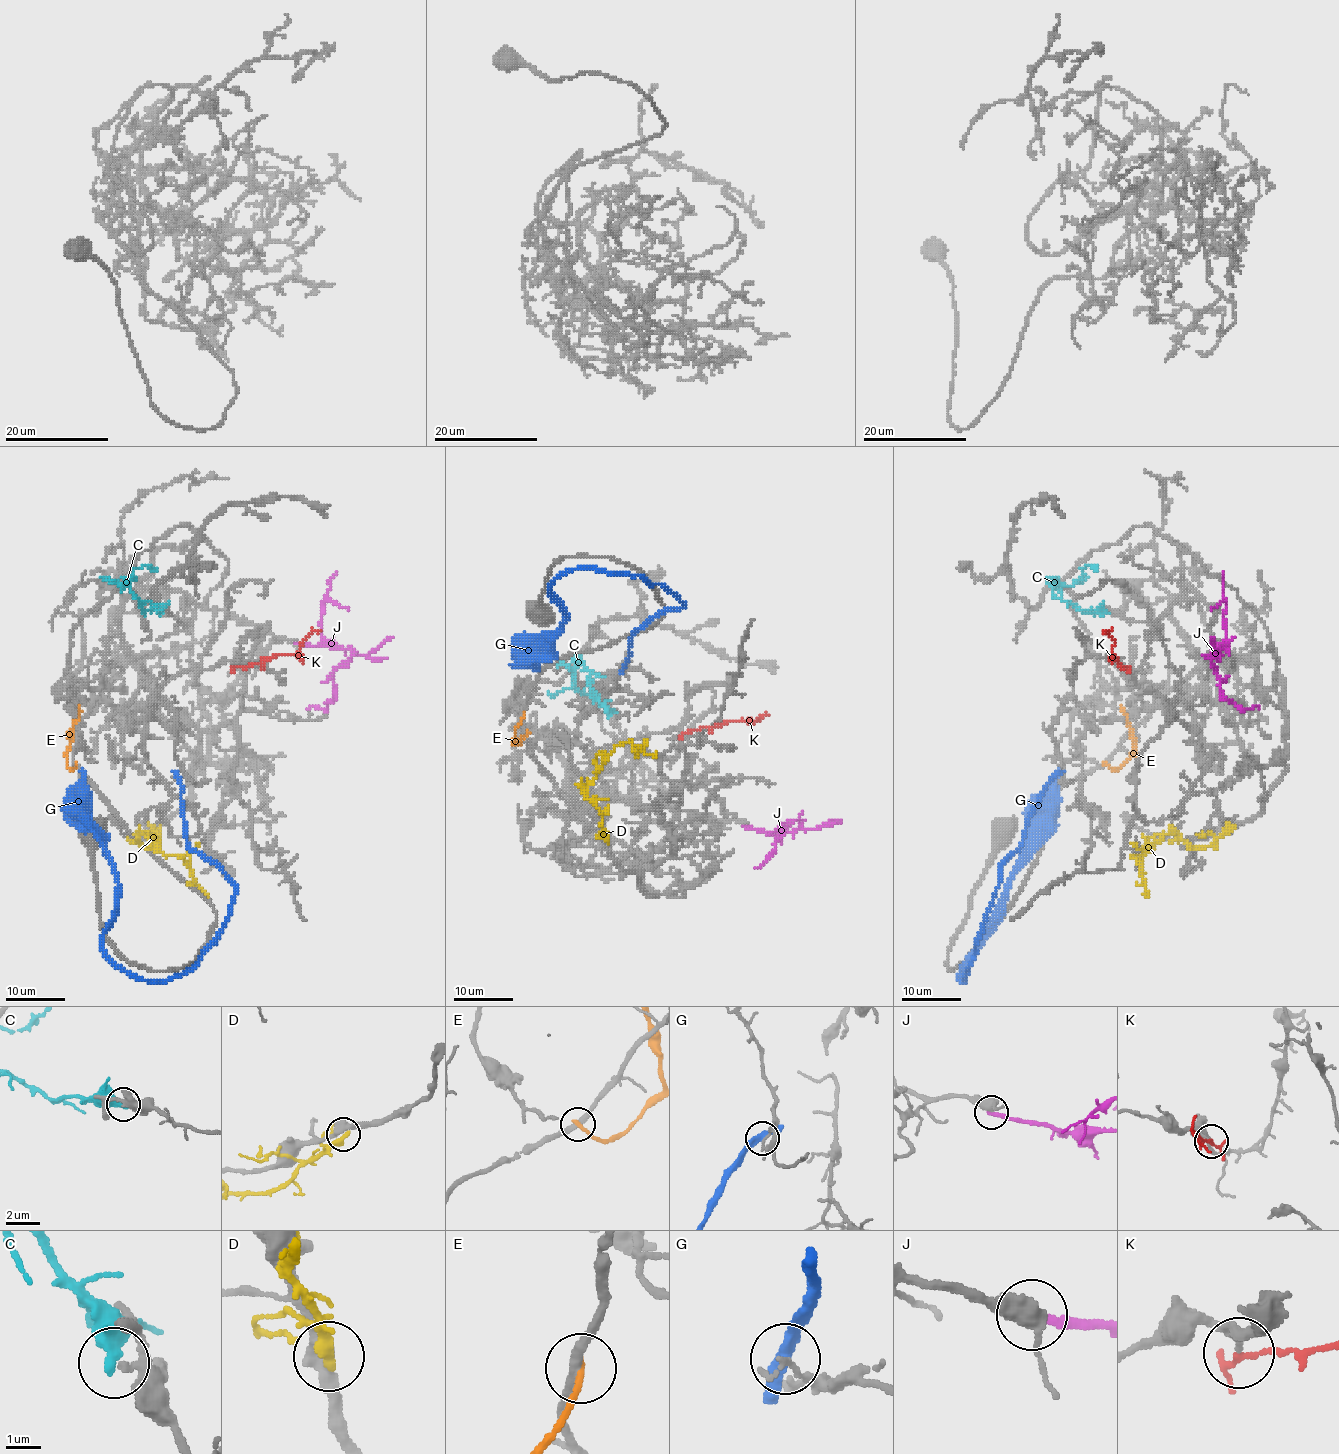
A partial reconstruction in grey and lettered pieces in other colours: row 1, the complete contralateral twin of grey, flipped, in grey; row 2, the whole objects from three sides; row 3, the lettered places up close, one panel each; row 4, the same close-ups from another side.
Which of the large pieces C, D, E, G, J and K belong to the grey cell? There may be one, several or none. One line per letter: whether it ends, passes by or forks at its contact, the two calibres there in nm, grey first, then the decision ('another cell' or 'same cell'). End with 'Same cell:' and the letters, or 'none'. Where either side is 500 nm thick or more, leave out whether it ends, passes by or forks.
C: it passes by | 220/320 nm | another cell
D: it ends | 460/400 nm | another cell
E: it ends | 300/220 nm | another cell
G: it passes by | 110/360 nm | another cell
J: it ends | 480/280 nm | same cell
K: it passes by | 120/140 nm | same cell
Same cell: J, K

